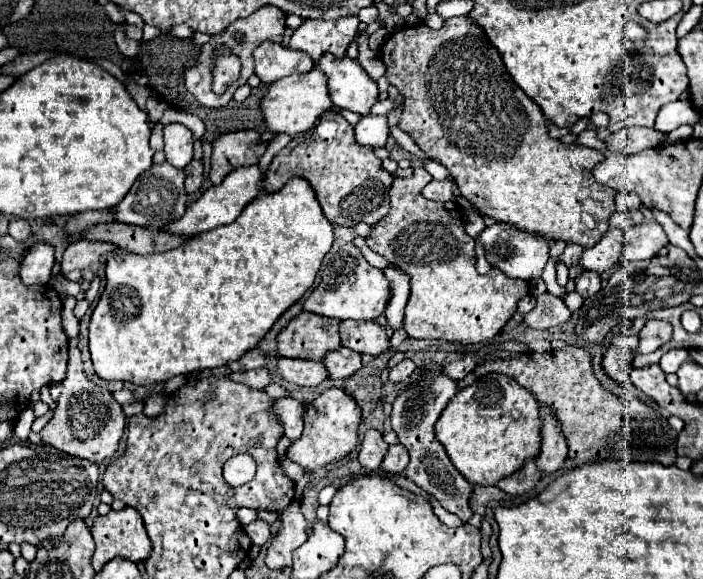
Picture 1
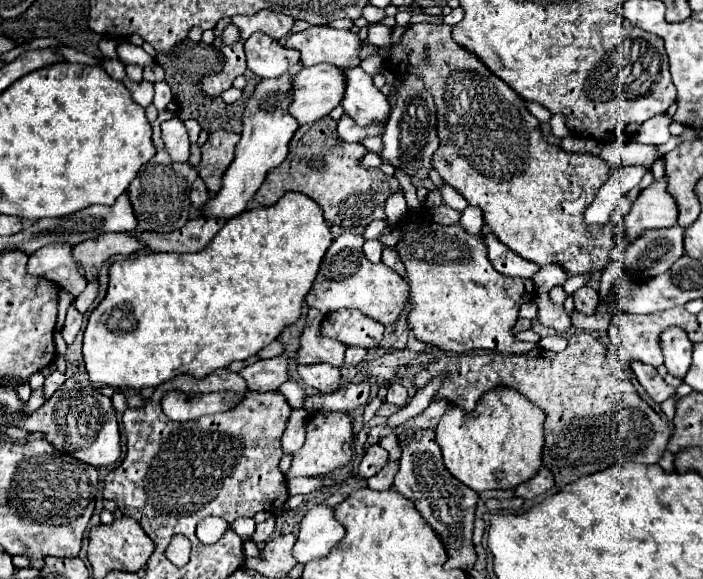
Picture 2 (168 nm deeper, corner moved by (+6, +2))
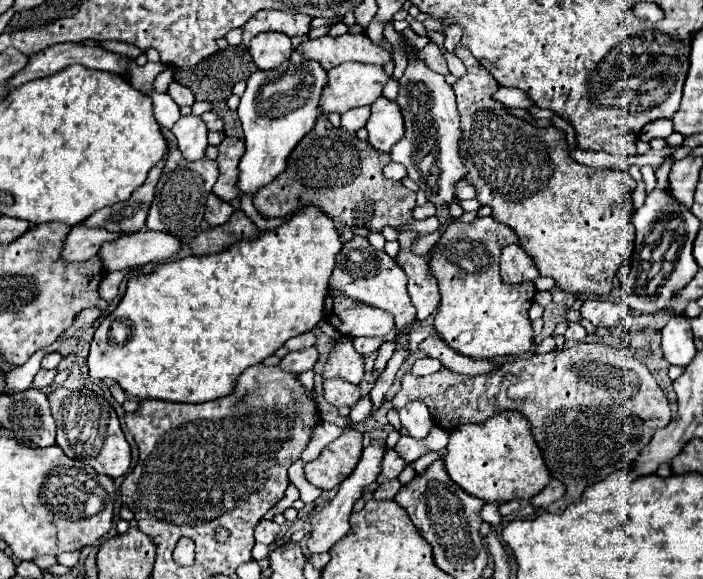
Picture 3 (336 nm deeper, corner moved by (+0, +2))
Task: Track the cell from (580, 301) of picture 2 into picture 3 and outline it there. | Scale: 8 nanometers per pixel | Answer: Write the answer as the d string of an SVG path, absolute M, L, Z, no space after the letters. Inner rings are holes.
M586 300L580 308L580 316L594 326L616 328L621 323L626 329L632 323L632 310L626 304L616 304L608 300Z

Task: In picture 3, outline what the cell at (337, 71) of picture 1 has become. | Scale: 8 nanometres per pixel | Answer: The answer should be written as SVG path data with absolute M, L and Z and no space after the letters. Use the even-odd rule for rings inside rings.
M380 96L372 104L372 116L366 122L366 130L370 134L368 142L372 148L382 154L390 154L390 148L402 140L404 134L404 118L398 104Z

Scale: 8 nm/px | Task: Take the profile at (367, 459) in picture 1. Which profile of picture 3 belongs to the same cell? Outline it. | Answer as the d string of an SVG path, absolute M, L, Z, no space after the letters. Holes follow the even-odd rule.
M386 450L386 456L384 456L384 460L382 460L382 472L380 472L380 476L378 476L376 482L382 484L382 482L388 482L388 480L398 478L400 472L402 472L406 466L408 466L408 464L398 456L398 452Z

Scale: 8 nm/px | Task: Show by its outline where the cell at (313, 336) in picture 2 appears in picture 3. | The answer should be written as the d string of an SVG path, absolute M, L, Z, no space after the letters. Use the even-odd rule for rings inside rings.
M342 338L336 342L326 366L324 366L324 378L342 378L352 384L360 384L364 378L364 358L354 352L352 340Z

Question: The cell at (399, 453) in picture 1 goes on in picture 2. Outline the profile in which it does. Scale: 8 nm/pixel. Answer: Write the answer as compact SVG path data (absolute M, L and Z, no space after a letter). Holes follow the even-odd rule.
M388 460L388 464L372 478L368 478L368 488L372 490L388 490L392 488L392 480L398 472L398 462L396 460Z

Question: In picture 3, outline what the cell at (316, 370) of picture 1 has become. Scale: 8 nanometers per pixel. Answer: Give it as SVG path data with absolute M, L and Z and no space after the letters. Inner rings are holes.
M336 378L336 380L326 380L326 382L324 382L324 396L326 396L326 400L328 400L330 404L334 404L334 406L338 406L338 408L340 408L340 406L352 408L352 406L356 406L358 400L362 398L362 392L360 392L358 386L350 384L350 382L346 382L346 380Z

